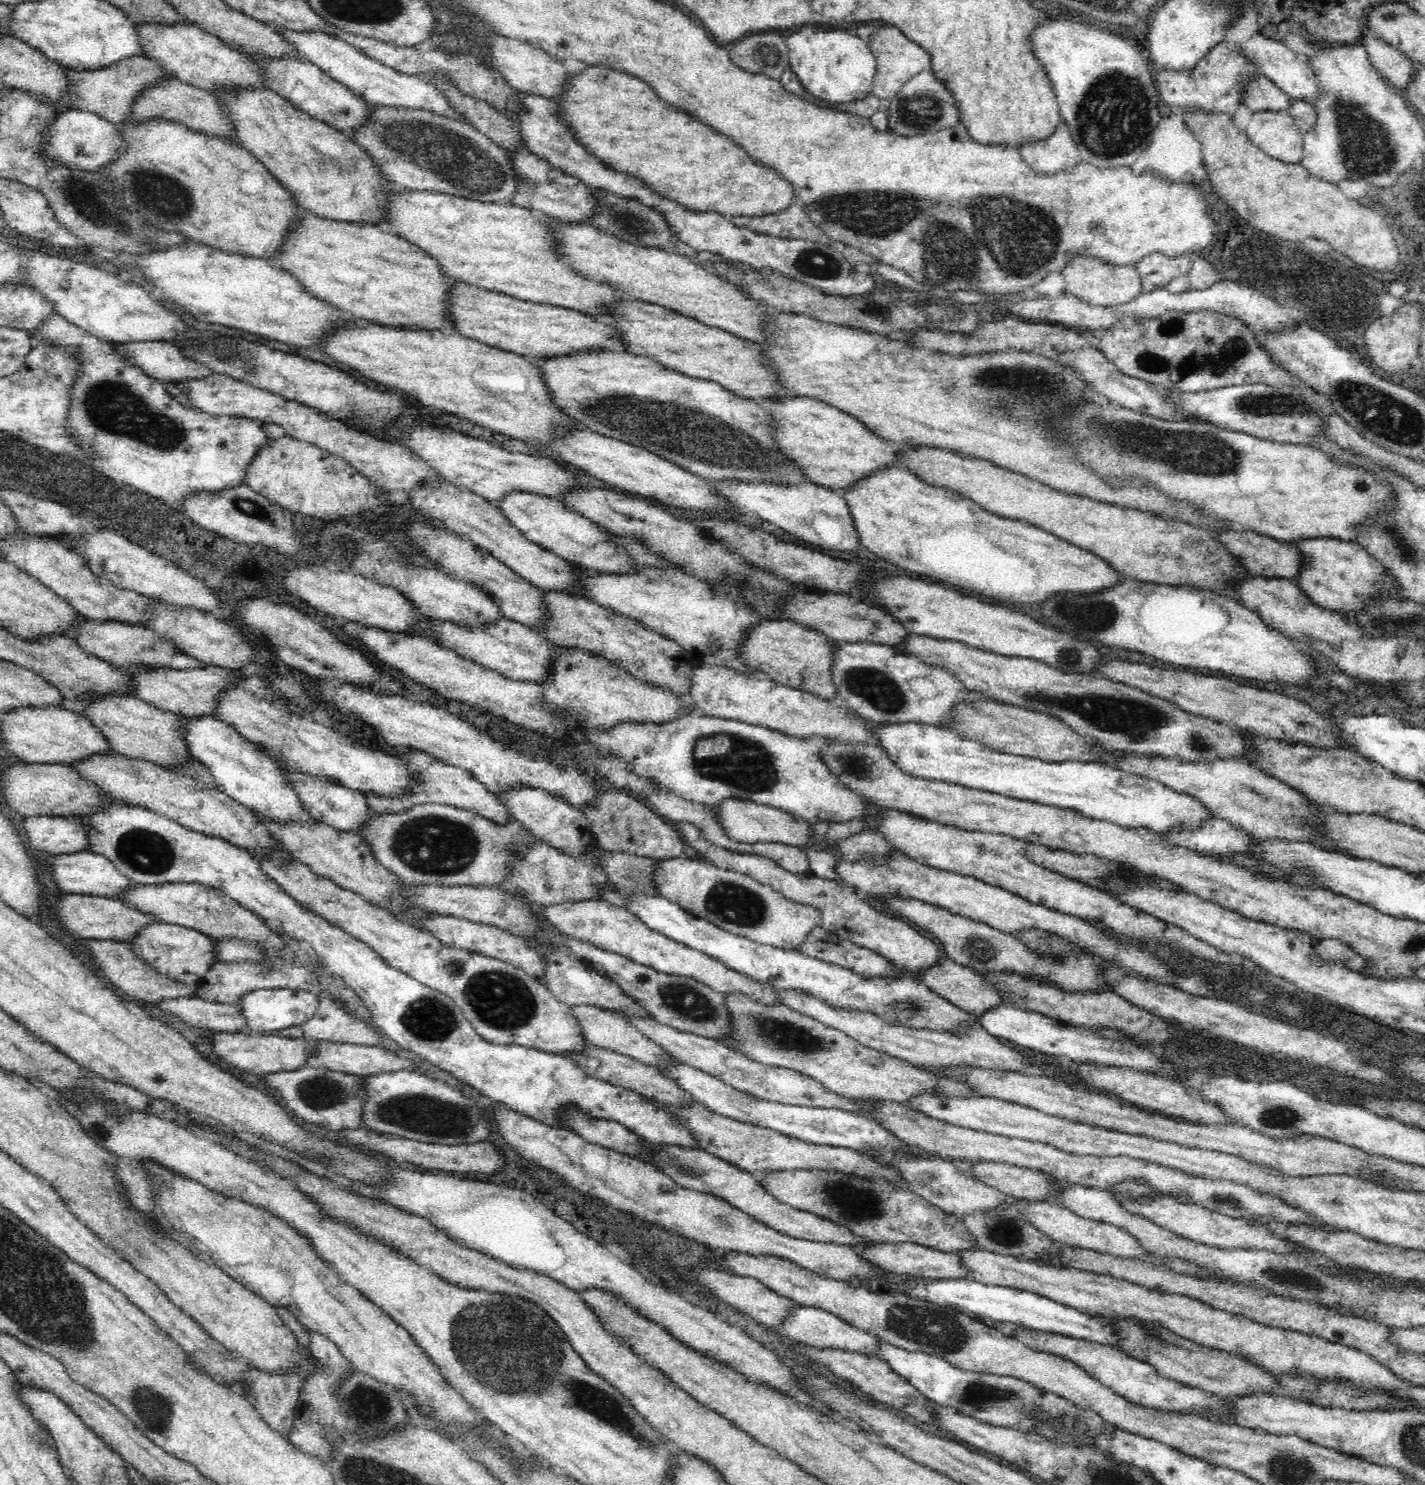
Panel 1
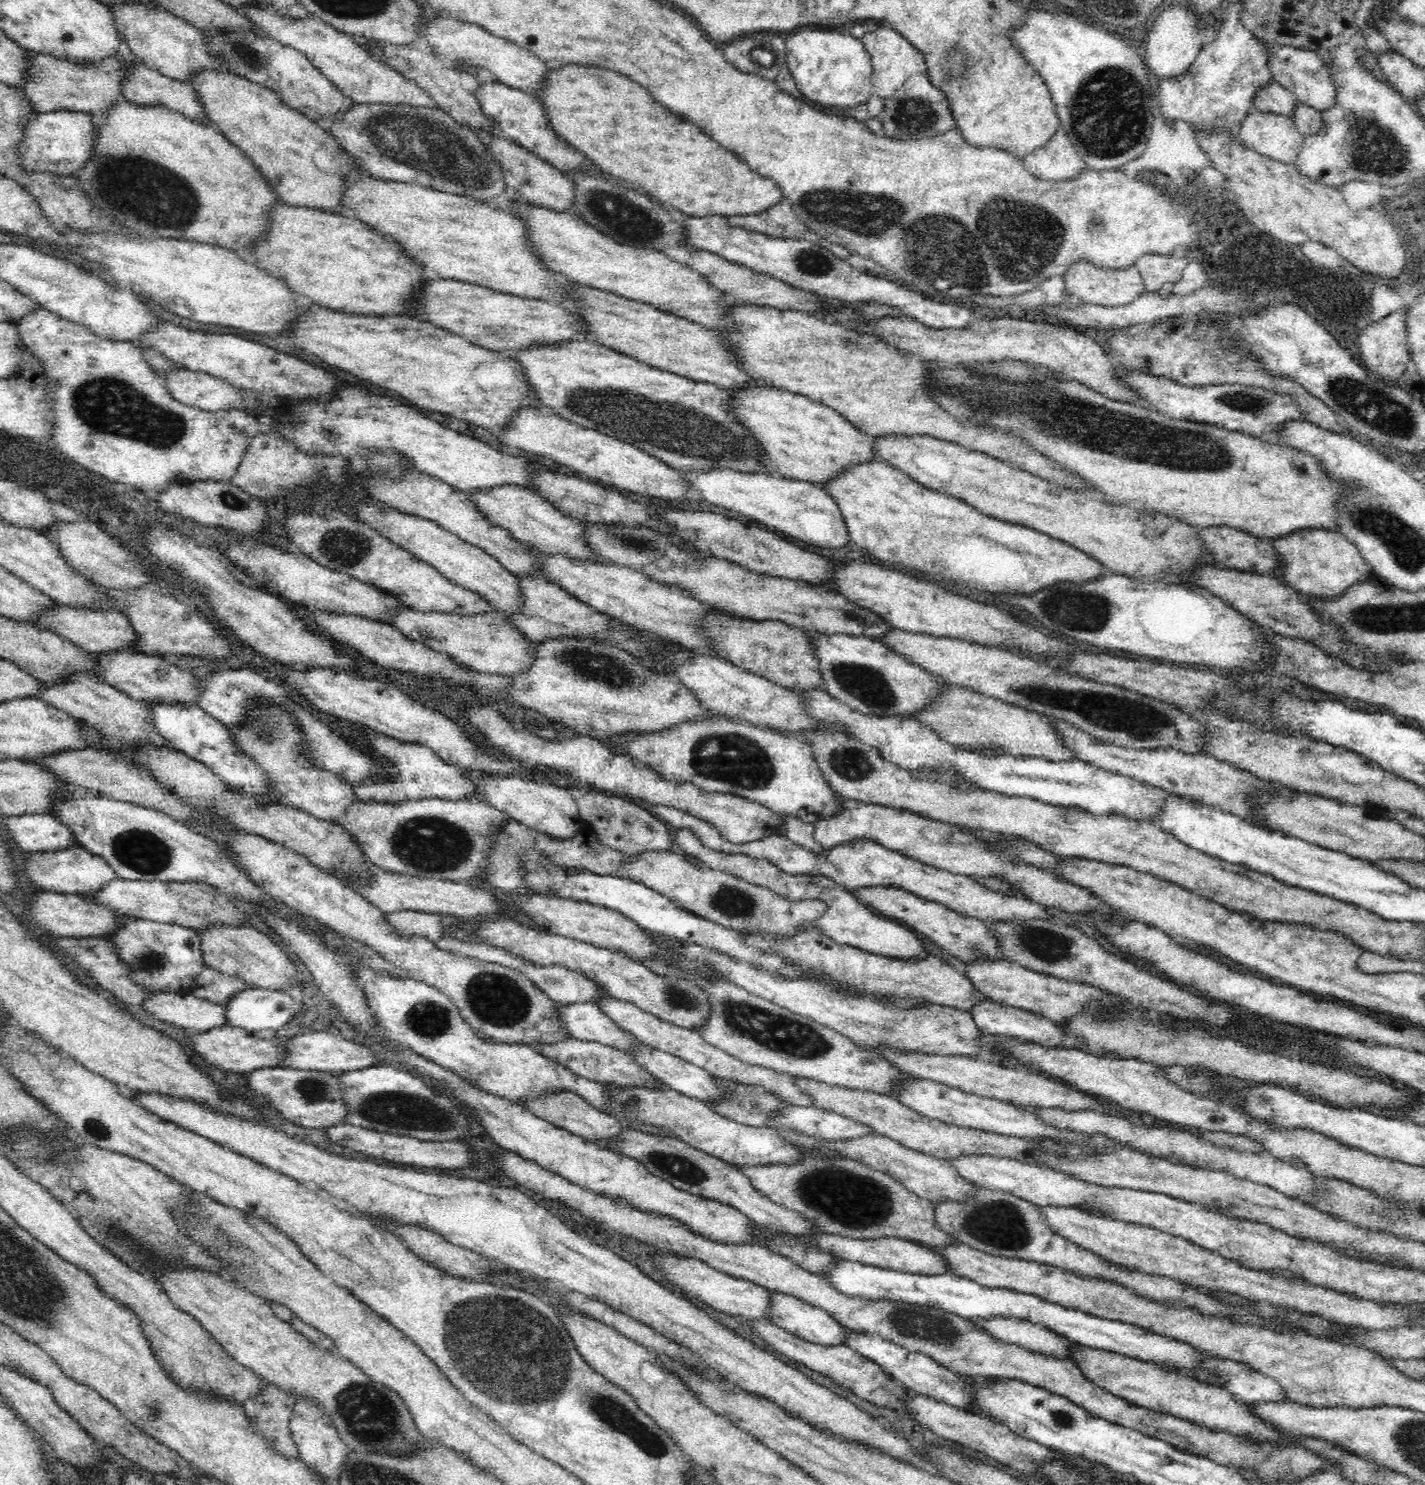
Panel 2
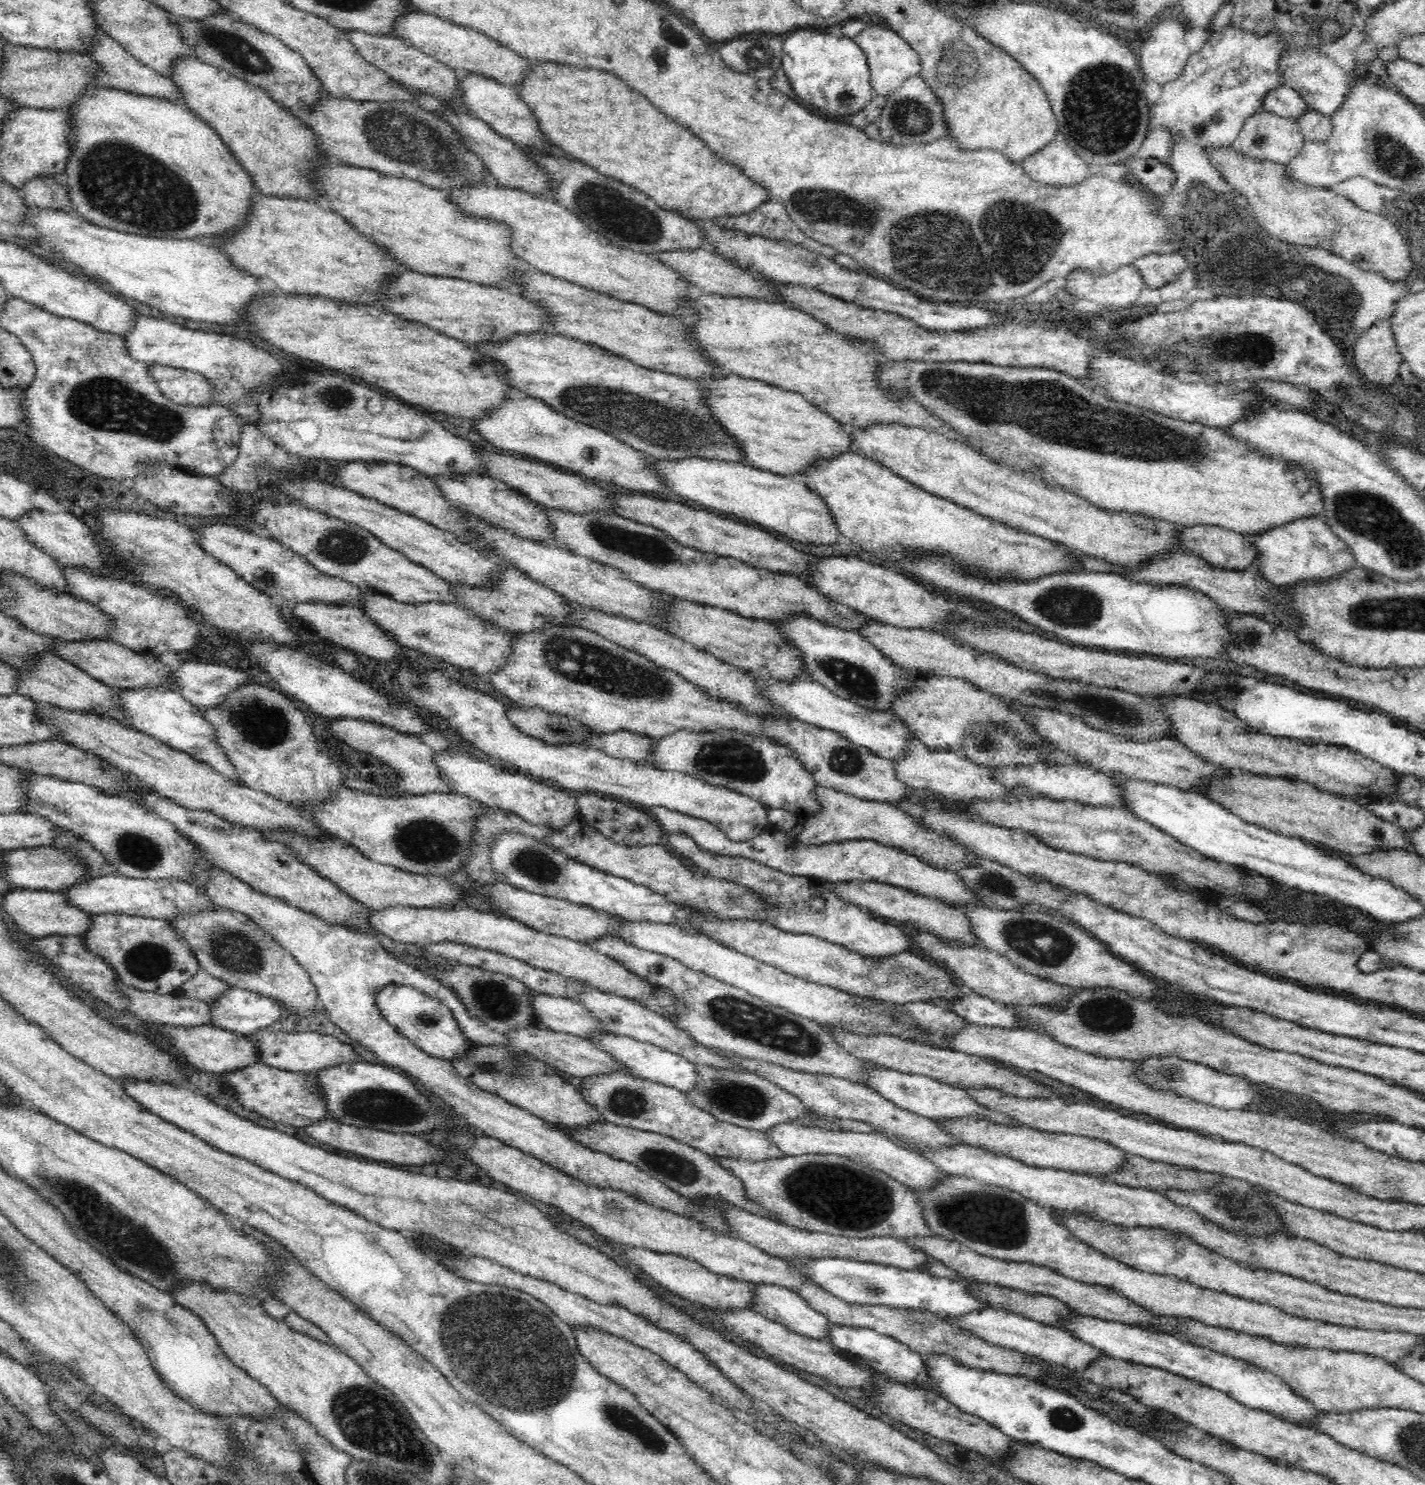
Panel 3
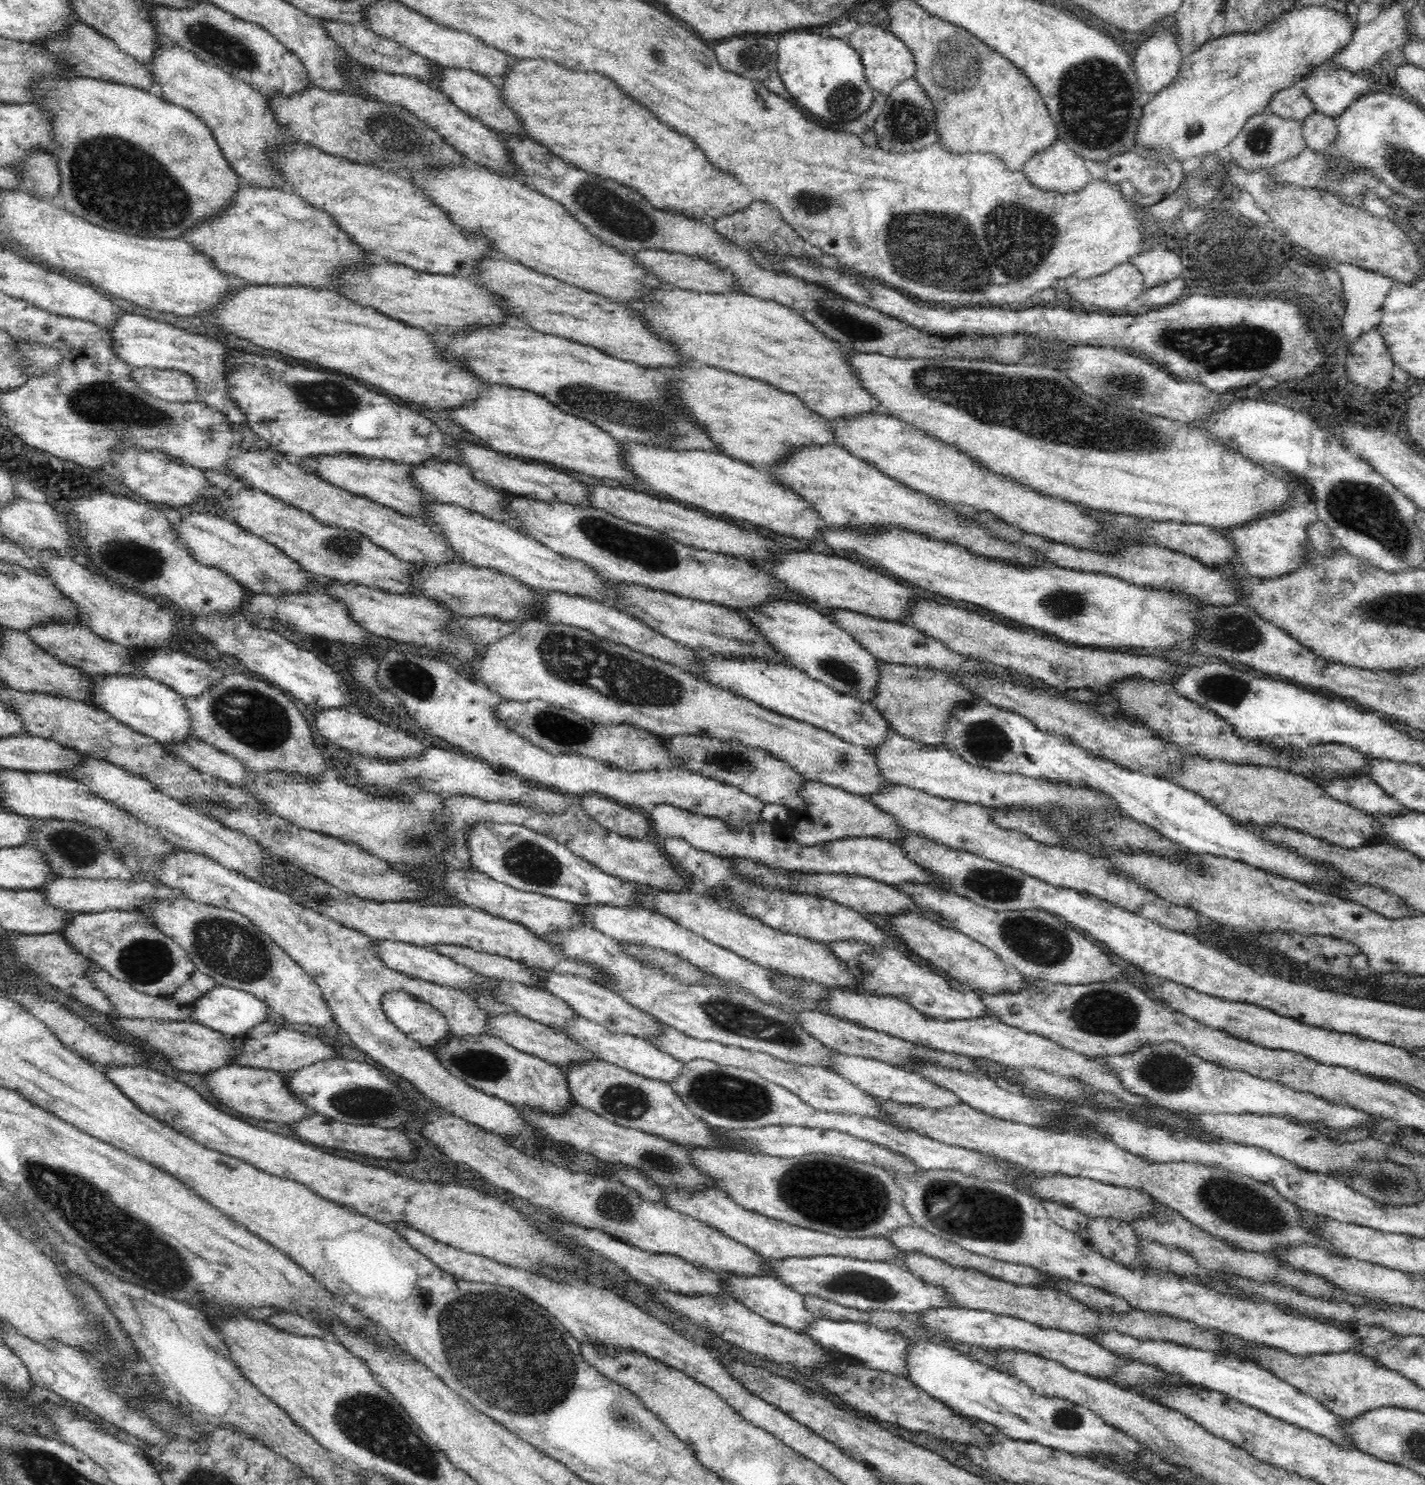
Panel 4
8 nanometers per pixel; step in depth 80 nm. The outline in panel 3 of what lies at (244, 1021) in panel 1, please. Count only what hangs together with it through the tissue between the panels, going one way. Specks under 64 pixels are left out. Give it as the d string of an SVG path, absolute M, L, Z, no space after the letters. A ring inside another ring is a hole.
M122 984L122 991L130 997L128 1011L142 1021L161 1026L195 1028L213 1025L214 1014L209 1002L184 994L158 994Z

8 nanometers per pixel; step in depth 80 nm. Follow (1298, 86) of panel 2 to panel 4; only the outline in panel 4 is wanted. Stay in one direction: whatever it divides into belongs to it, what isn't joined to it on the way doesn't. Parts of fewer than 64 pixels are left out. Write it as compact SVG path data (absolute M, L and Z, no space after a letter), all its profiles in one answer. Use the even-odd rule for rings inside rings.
M1330 61L1310 68L1306 74L1302 75L1300 83L1297 84L1304 90L1304 95L1312 101L1316 111L1332 118L1342 115L1344 109L1363 93L1378 92L1374 84L1370 83L1368 79L1360 78L1356 73L1339 68L1337 64L1331 64Z

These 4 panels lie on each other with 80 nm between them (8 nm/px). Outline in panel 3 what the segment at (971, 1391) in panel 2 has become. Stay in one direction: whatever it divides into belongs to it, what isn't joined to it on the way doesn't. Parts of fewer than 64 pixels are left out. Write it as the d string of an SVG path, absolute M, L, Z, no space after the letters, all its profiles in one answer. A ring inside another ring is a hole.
M832 1324L832 1338L830 1338L830 1342L842 1350L858 1356L860 1360L864 1360L864 1364L869 1364L873 1370L884 1374L890 1379L904 1384L911 1384L911 1386L916 1388L922 1388L936 1396L942 1394L942 1391L932 1383L930 1369L928 1369L926 1361L922 1359L922 1355L911 1351L905 1344L896 1342L889 1336L874 1332L868 1328L852 1328L840 1324Z

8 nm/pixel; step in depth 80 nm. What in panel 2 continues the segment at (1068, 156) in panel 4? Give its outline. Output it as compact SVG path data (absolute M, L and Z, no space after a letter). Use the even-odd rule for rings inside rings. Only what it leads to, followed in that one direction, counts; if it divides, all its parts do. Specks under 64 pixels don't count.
M1062 126L1046 144L1027 152L1023 163L1034 176L1050 180L1075 177L1087 168Z

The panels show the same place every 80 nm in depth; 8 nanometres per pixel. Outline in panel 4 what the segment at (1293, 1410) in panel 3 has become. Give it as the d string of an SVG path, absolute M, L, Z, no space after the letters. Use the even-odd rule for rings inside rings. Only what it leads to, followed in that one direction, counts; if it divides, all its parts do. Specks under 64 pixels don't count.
M1106 1329L1105 1331L1090 1332L1084 1335L1096 1344L1110 1350L1116 1358L1158 1367L1168 1374L1181 1376L1198 1387L1223 1392L1235 1398L1238 1402L1246 1404L1247 1407L1257 1408L1274 1418L1326 1436L1332 1439L1334 1443L1344 1445L1344 1447L1353 1447L1349 1440L1343 1438L1342 1432L1338 1431L1338 1428L1341 1428L1339 1424L1344 1418L1332 1414L1315 1398L1302 1394L1297 1388L1294 1388L1285 1380L1279 1379L1268 1369L1258 1366L1256 1362L1231 1354L1222 1355L1216 1351L1208 1351L1169 1340L1140 1339L1118 1329Z

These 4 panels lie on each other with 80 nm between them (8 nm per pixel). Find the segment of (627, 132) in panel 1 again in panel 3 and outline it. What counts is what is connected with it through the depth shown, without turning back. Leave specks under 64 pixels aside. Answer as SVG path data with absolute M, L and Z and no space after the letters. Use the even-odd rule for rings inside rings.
M540 62L529 78L518 87L524 101L534 109L544 135L568 156L582 158L600 174L606 174L646 194L669 211L692 220L717 217L724 220L732 215L750 214L766 205L774 196L754 182L744 170L722 156L718 156L706 142L690 128L674 122L660 108L656 108L642 92L632 90L622 78L596 68L578 68L568 64L544 64Z

